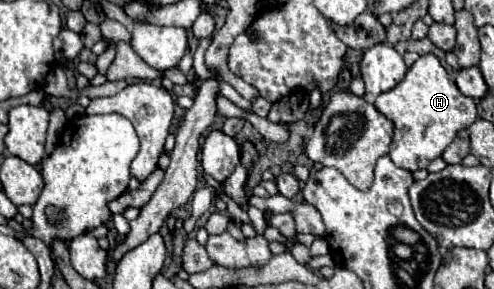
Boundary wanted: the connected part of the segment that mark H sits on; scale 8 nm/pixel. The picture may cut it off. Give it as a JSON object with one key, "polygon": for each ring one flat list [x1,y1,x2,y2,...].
{"polygon":[[434,54,420,56,408,68,406,78,396,88,380,94,374,106,394,122,394,138,388,156,398,168,410,172,426,168,434,158,440,158,456,134,468,128,478,116,476,102,458,90,456,82]]}

